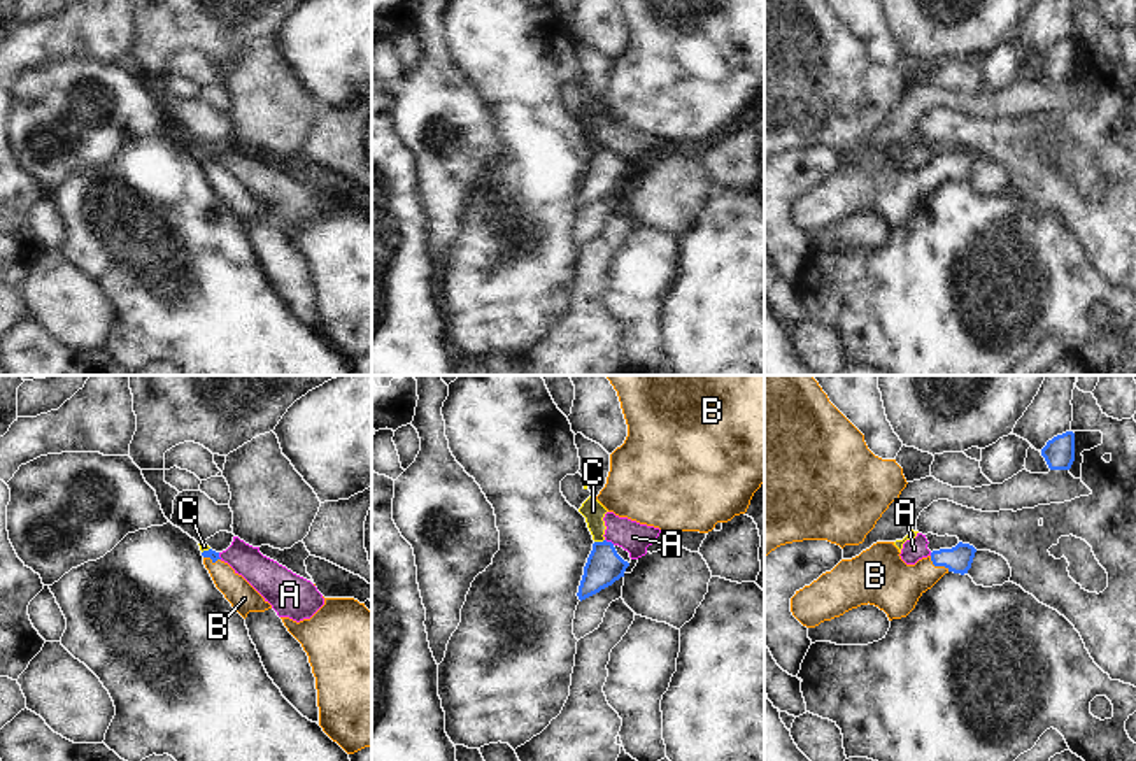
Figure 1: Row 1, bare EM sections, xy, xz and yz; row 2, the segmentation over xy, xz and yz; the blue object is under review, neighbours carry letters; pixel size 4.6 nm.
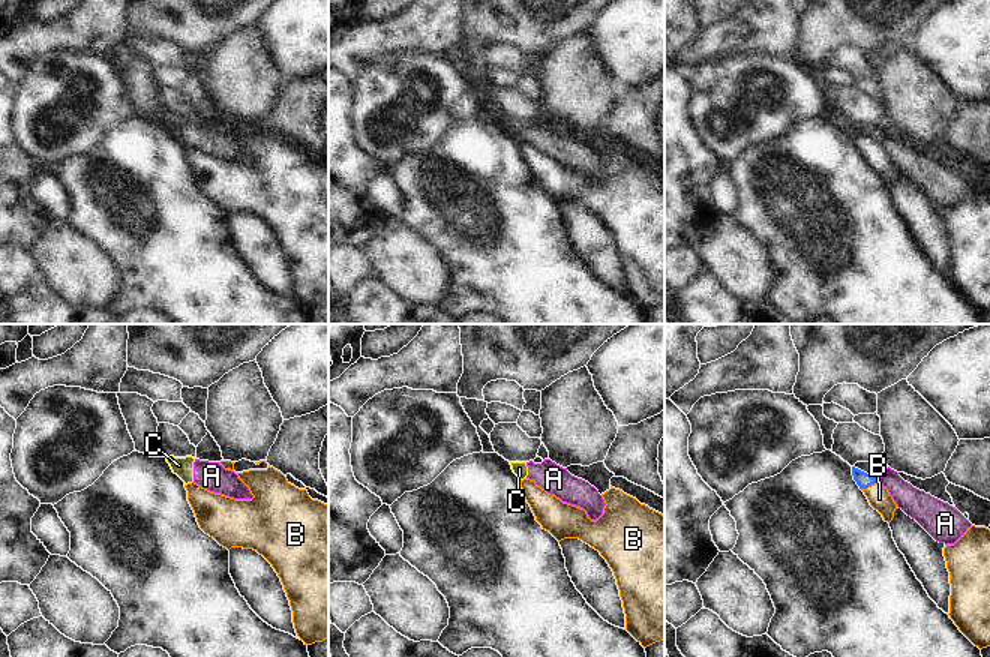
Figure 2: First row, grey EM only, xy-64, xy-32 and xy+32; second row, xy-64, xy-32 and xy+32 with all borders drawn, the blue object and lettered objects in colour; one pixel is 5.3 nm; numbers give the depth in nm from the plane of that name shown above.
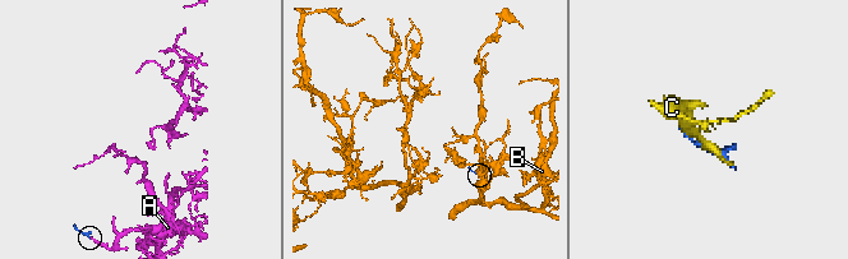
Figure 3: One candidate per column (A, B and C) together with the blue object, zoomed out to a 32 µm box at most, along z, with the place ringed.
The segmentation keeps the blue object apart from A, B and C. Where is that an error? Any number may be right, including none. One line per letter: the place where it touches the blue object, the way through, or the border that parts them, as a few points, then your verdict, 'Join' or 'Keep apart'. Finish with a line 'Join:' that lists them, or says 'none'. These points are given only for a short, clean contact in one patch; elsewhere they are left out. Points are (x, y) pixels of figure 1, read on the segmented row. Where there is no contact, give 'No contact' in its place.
A: Touches blue at xz (610, 542). Boundary: xz (605, 539), (614, 544). Keep apart
B: Touches blue at yz (938, 565). Path across: yz (959, 558), (938, 565), (917, 579), (887, 583). Join
C: Touches blue at xz (598, 542). Boundary: xz (603, 539), (595, 542). Keep apart
Join: B

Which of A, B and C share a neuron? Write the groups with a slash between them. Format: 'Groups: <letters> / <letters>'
Groups: A C / B

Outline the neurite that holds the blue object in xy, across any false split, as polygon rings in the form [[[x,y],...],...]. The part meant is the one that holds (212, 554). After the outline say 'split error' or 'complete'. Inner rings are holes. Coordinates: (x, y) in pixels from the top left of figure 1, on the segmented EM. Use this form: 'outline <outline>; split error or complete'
outline [[[209,549],[203,551],[202,556],[216,587],[244,619],[249,612],[265,612],[272,608],[242,575],[219,558],[219,552]]]; split error

